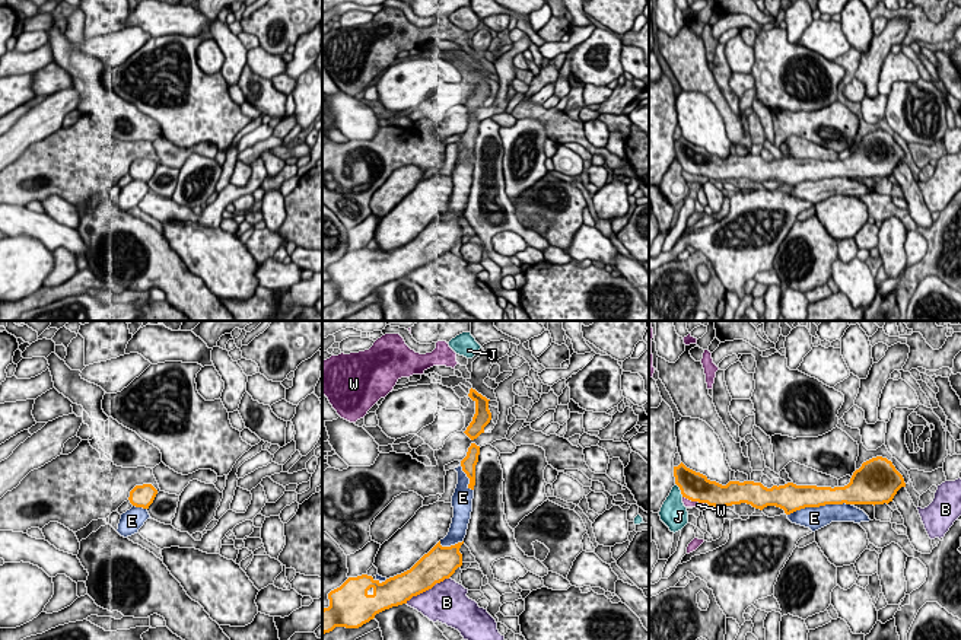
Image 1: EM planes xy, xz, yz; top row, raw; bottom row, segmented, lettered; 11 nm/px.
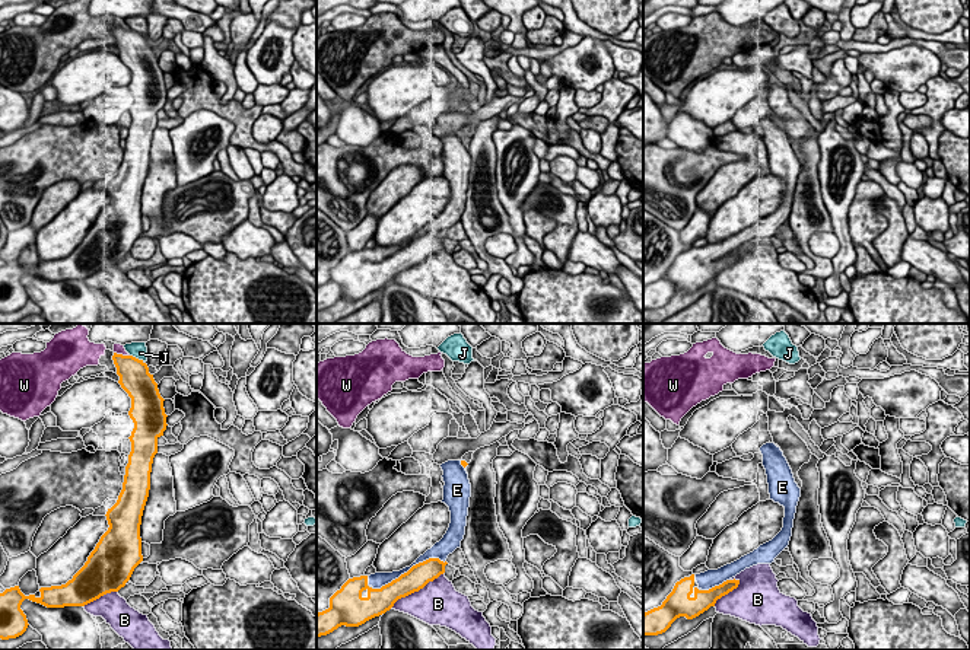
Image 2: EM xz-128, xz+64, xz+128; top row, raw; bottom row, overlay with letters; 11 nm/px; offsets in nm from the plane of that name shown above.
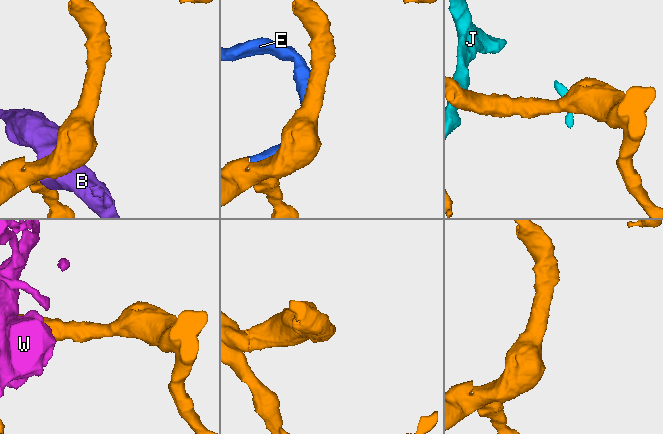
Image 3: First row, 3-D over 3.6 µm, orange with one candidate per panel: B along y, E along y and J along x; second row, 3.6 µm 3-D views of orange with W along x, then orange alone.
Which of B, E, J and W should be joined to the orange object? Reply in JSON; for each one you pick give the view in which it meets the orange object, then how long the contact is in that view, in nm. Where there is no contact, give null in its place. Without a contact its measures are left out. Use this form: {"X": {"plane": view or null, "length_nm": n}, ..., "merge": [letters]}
{"E": {"plane": "yz", "length_nm": 700}, "merge": ["E"]}

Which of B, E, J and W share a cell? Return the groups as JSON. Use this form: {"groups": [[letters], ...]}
{"groups": [["B"], ["E"], ["J"], ["W"]]}

